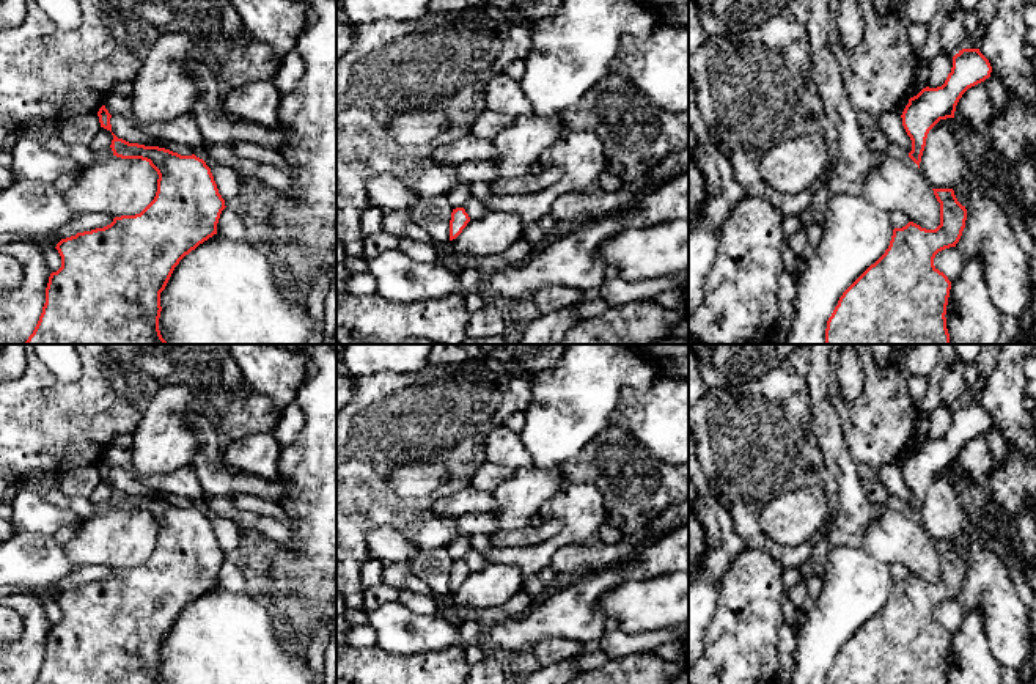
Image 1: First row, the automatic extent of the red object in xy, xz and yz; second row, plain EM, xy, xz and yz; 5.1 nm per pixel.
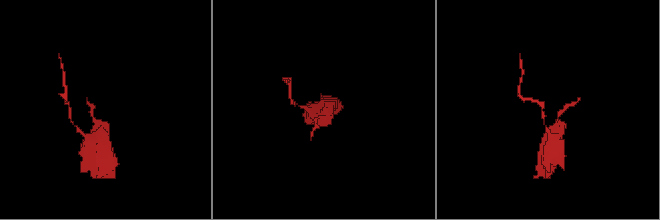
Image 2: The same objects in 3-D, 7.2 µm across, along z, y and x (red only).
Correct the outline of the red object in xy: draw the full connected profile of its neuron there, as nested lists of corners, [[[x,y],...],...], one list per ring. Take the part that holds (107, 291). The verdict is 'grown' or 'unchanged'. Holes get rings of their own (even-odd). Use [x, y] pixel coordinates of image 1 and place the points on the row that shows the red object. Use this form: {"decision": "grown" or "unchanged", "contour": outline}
{"decision": "unchanged", "contour": [[[112,135],[113,156],[146,160],[157,171],[156,197],[140,214],[57,244],[61,267],[49,277],[42,313],[25,344],[168,344],[159,330],[160,292],[179,261],[217,234],[226,206],[203,159]]]}

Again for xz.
{"decision": "unchanged", "contour": [[[464,208],[453,209],[451,220],[450,220],[450,241],[456,239],[468,222],[470,217]]]}

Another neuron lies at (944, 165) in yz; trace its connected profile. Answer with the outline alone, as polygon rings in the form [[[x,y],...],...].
[[[954,118],[940,120],[928,134],[920,170],[932,189],[953,189],[970,178],[972,160],[959,145]]]

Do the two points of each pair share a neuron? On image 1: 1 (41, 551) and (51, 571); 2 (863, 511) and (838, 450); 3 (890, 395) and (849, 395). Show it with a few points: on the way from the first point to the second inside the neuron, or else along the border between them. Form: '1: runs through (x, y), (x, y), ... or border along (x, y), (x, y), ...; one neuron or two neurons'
1: runs through (41, 555), (41, 562), (46, 566); one neuron
2: runs through (852, 496), (841, 466); one neuron
3: border along (862, 360), (863, 392), (849, 404); two neurons

